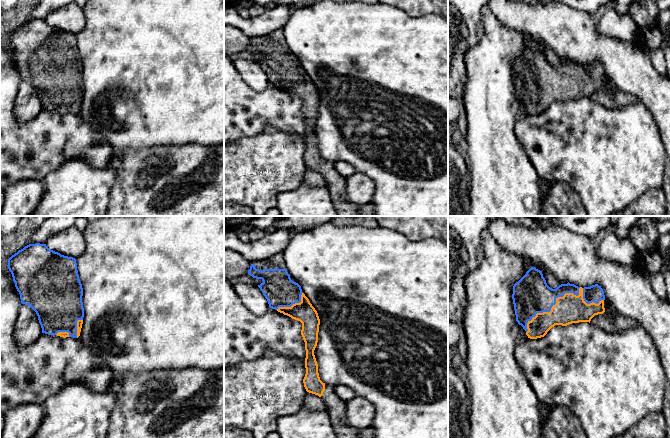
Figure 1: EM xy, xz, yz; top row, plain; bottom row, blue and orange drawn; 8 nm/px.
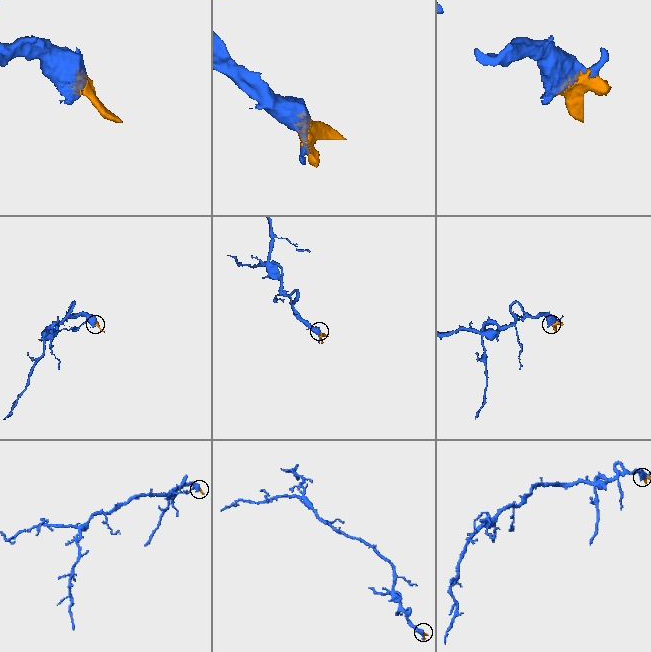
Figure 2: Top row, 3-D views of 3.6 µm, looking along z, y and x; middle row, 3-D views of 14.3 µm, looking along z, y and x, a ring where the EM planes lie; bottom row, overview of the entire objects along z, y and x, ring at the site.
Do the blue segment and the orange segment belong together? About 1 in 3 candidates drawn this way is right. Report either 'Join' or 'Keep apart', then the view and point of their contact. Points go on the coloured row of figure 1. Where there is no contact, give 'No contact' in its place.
Join. Touches blue at yz (552, 305)

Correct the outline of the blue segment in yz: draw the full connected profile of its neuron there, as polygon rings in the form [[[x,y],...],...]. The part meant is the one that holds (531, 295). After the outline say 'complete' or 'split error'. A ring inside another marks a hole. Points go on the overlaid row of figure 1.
[[[531,267],[514,284],[512,299],[516,321],[523,327],[530,339],[544,337],[555,325],[567,326],[579,322],[590,323],[595,315],[605,312],[605,295],[598,284],[582,288],[568,282],[552,289],[547,285],[542,272],[535,267]]] | split error

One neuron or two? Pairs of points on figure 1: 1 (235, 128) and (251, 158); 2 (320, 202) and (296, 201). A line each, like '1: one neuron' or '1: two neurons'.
1: two neurons
2: one neuron

